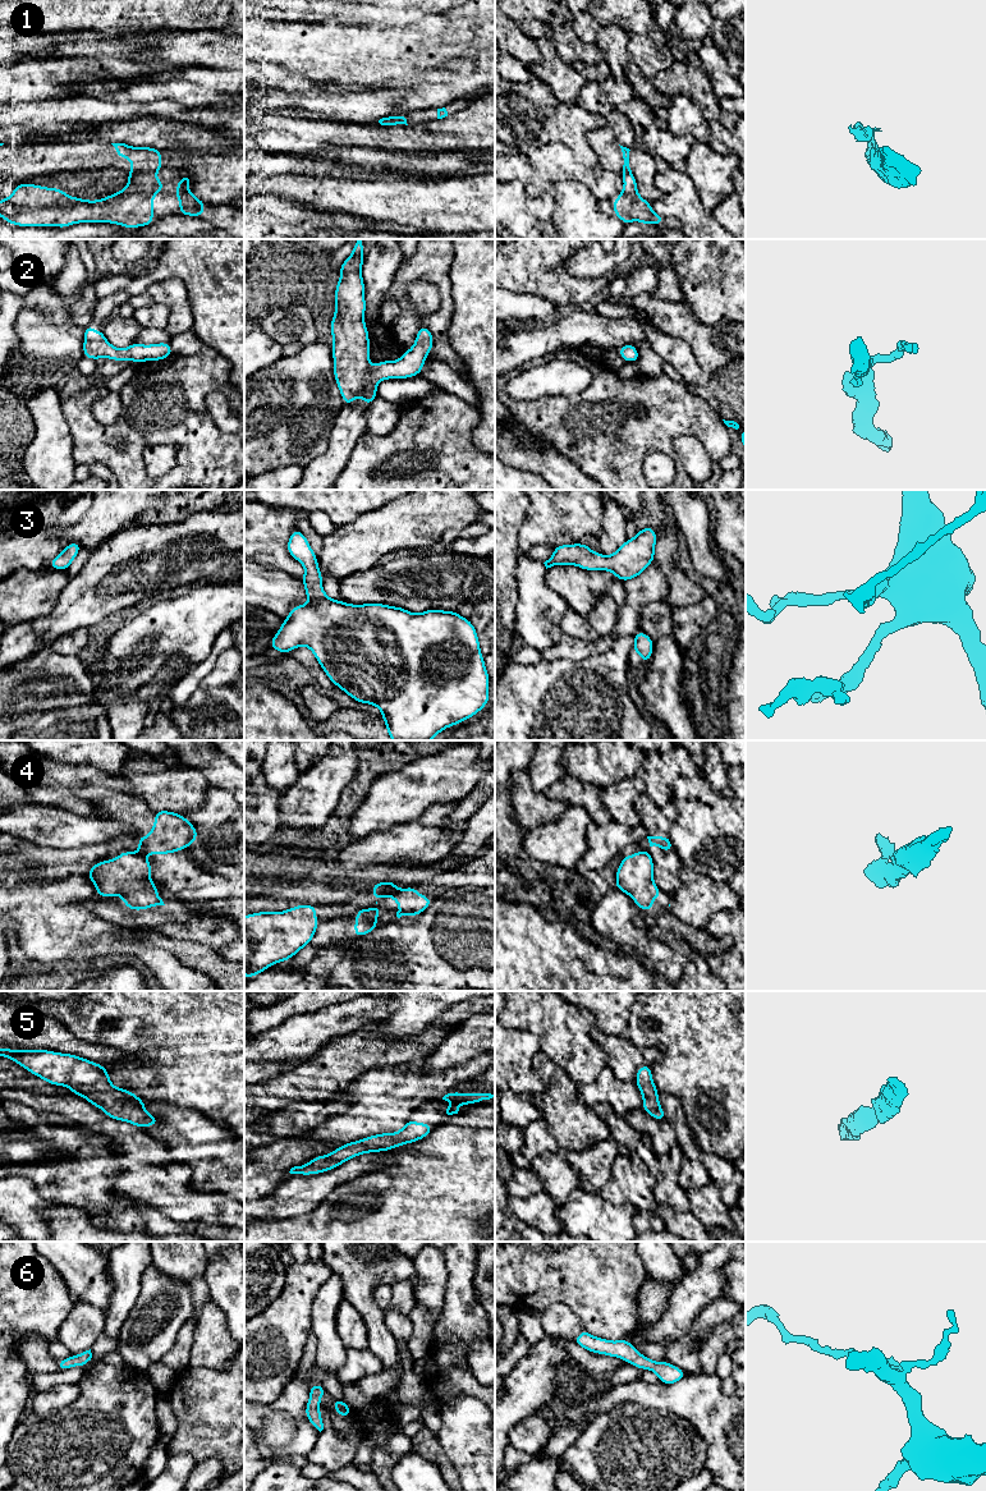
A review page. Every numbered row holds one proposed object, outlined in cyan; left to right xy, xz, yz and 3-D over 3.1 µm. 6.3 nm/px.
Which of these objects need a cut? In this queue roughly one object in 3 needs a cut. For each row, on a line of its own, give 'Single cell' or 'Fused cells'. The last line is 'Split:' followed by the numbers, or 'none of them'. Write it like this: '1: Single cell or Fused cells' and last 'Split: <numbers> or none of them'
1: Fused cells
2: Single cell
3: Single cell
4: Fused cells
5: Single cell
6: Single cell
Split: 1, 4

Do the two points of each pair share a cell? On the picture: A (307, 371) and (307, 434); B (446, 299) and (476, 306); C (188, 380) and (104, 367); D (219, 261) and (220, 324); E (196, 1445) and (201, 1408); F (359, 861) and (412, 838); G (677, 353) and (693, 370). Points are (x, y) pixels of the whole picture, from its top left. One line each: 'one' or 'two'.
A: one
B: two
C: two
D: one
E: one
F: one
G: one

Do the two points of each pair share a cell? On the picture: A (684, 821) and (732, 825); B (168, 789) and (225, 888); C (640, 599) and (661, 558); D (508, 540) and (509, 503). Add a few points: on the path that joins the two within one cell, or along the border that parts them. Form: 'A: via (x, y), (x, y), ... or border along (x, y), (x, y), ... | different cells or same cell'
A: via (696, 821), (720, 825) | same cell
B: border along (154, 810), (174, 811), (183, 816) | different cells
C: via (647, 588), (655, 581), (661, 568) | same cell
D: via (508, 531), (508, 512) | same cell

